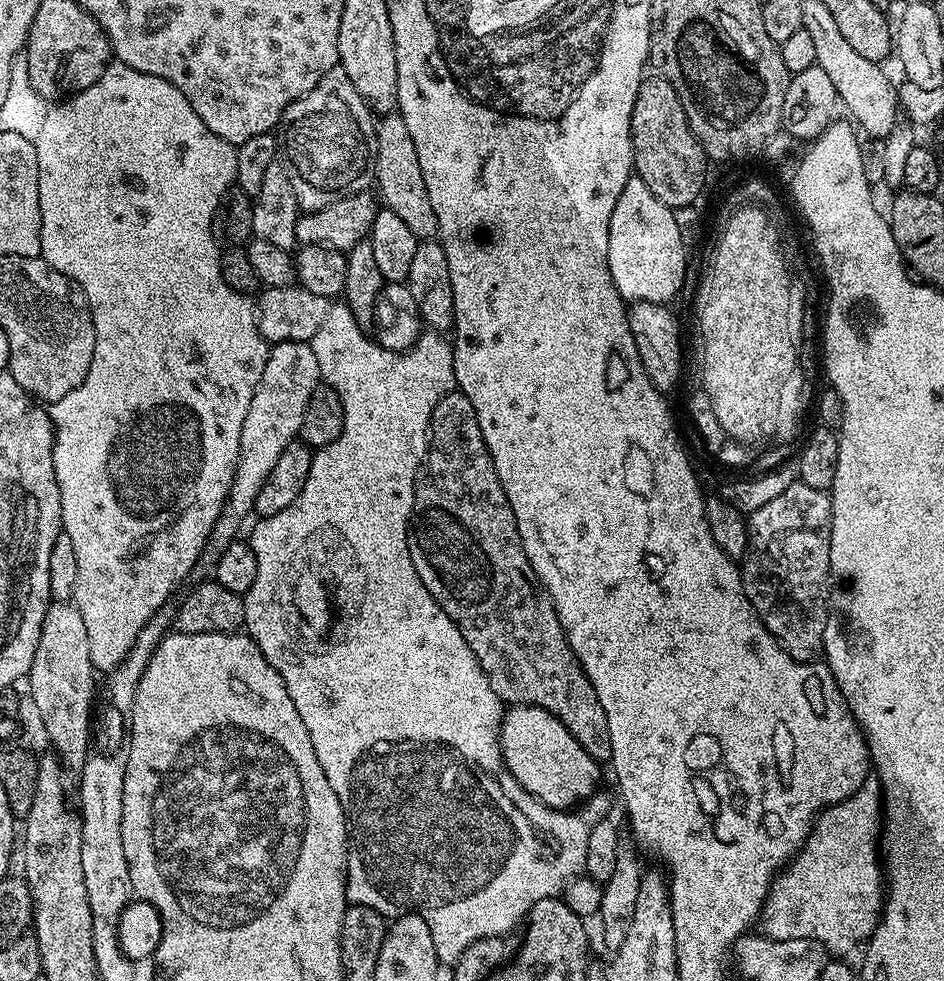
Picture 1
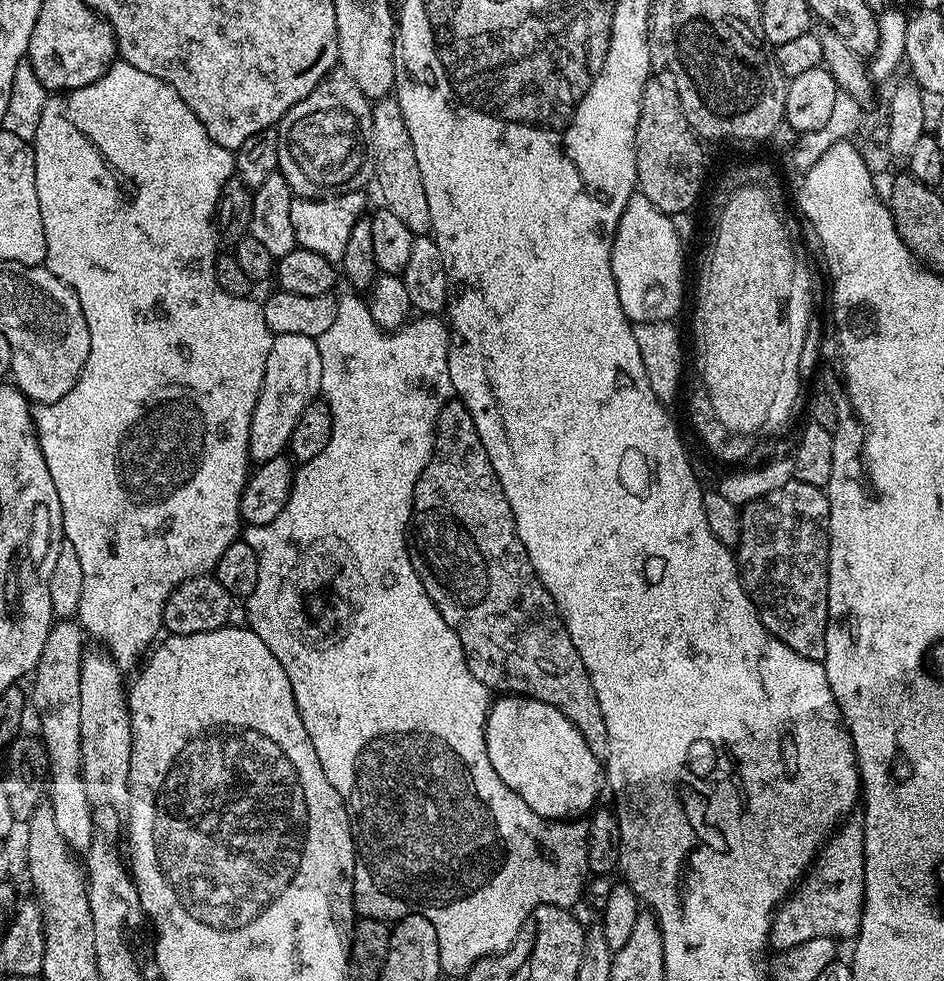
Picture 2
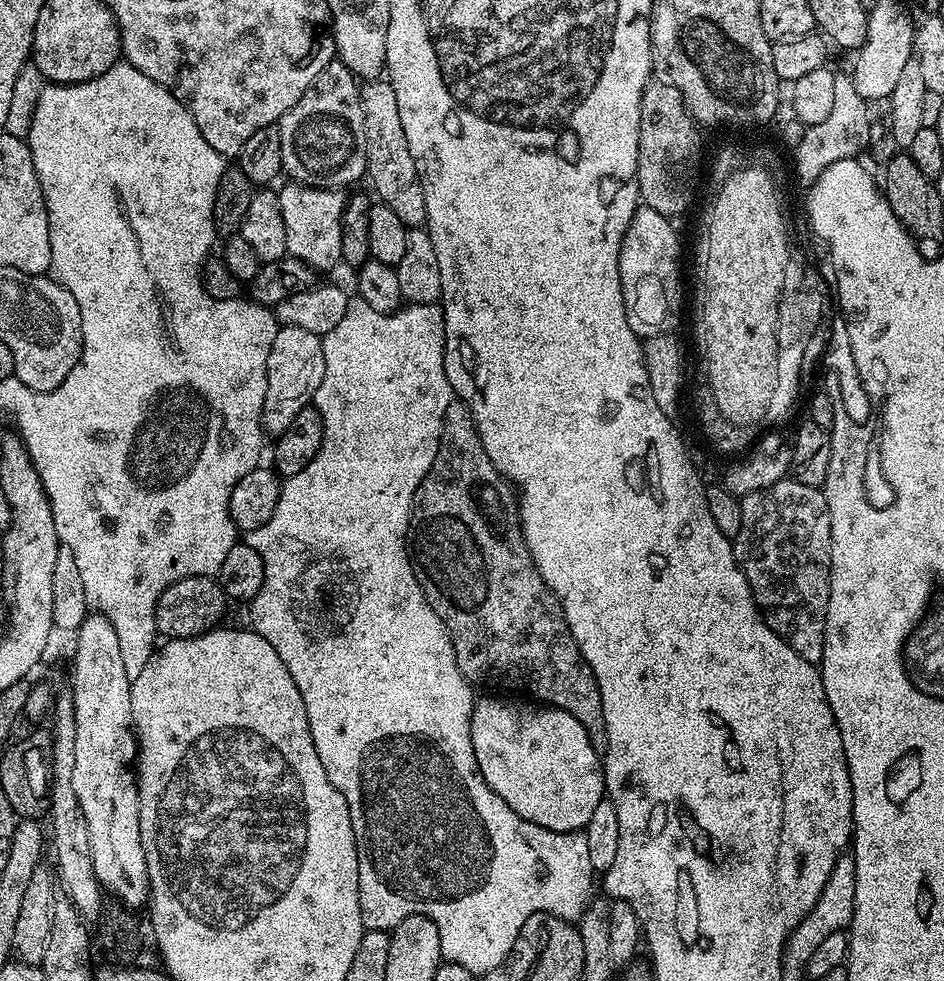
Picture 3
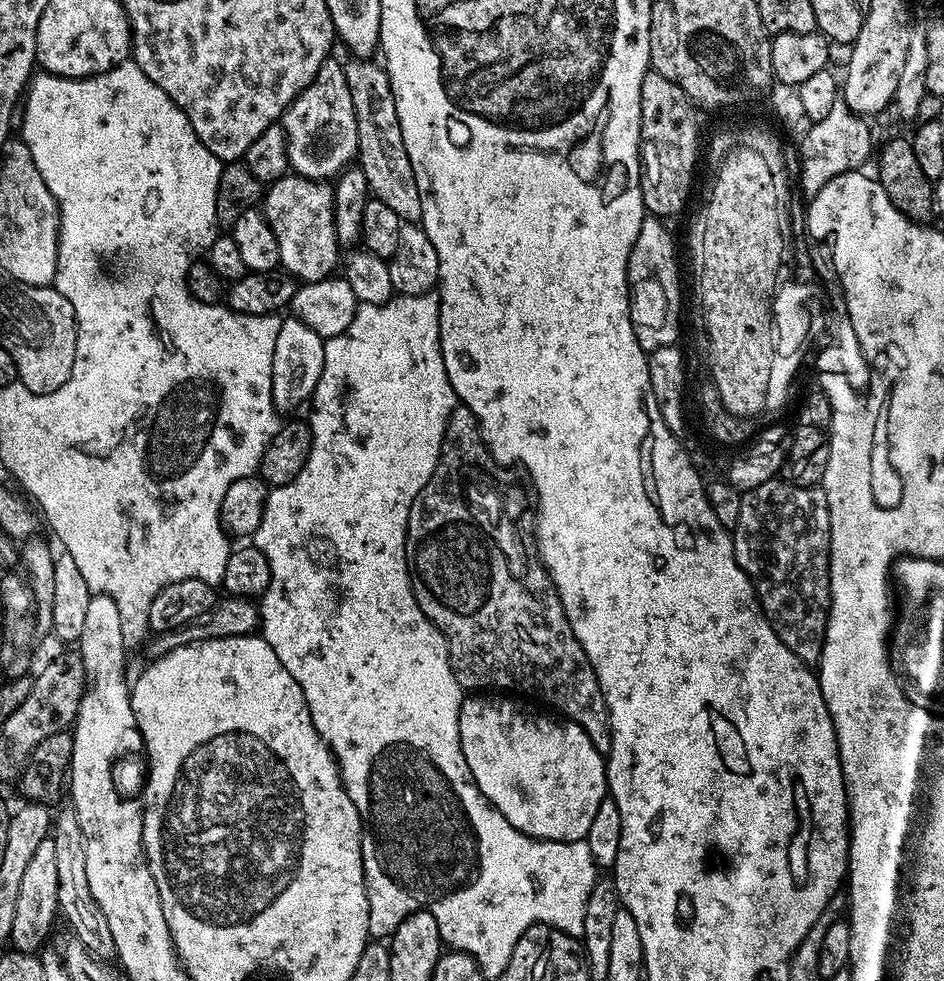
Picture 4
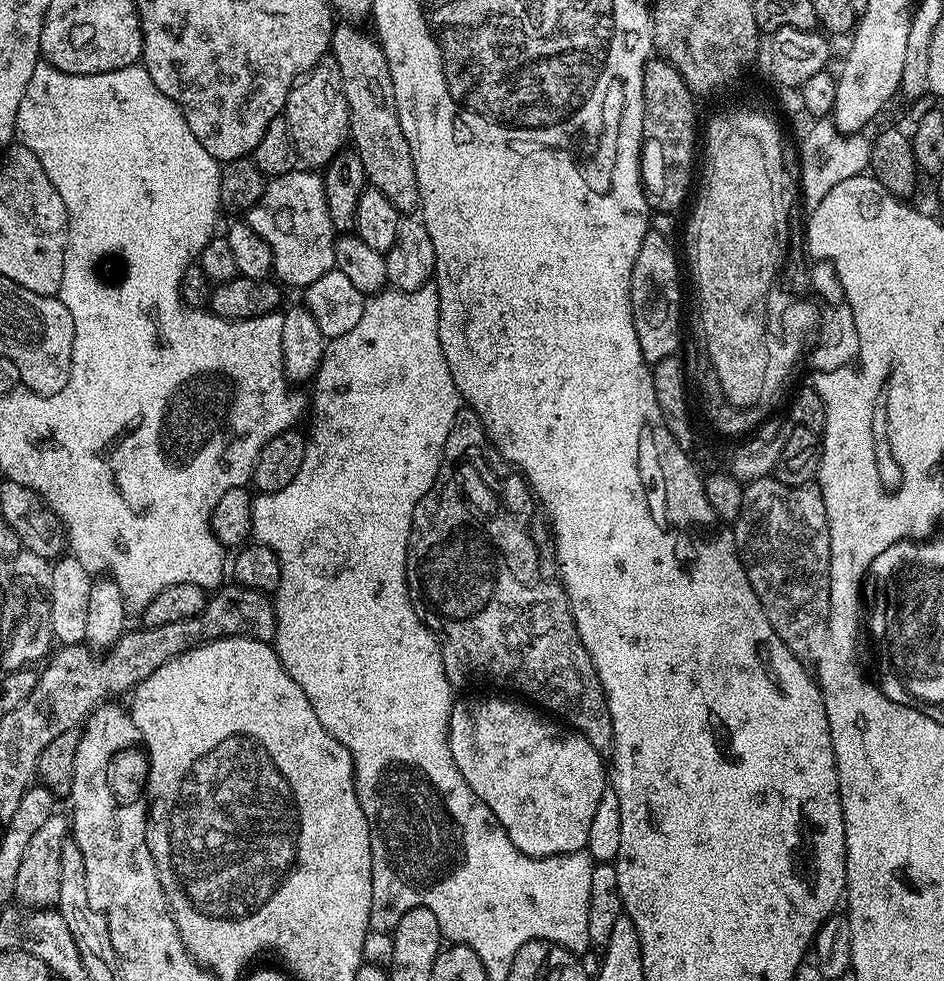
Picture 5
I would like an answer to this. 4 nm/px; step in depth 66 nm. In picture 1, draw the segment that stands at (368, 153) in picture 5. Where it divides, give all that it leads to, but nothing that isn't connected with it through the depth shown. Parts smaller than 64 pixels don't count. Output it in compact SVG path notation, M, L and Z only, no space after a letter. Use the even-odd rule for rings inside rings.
M384 114L376 120L376 175L374 184L375 187L380 187L378 196L383 207L394 210L394 214L398 214L398 218L402 218L402 222L406 222L406 226L410 226L410 230L416 237L432 238L437 235L434 206L430 206L430 194L426 182L422 178L422 166L418 162L417 152L414 151L414 138L410 138L410 130L398 114Z

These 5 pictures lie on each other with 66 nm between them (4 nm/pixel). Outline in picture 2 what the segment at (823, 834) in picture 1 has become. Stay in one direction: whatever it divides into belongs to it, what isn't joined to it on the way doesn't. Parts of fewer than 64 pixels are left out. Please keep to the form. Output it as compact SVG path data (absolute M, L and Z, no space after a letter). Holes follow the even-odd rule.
M859 819L841 823L829 836L810 871L774 913L774 924L793 941L816 936L855 937L864 909L864 830Z

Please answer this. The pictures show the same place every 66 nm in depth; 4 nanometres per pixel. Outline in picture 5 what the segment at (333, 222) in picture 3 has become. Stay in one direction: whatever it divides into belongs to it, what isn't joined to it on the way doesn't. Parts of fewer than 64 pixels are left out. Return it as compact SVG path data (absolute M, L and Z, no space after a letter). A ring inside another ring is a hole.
M297 170L269 179L260 201L248 209L246 222L270 246L272 270L281 285L303 290L335 269L337 233L326 210L324 178L319 171Z

